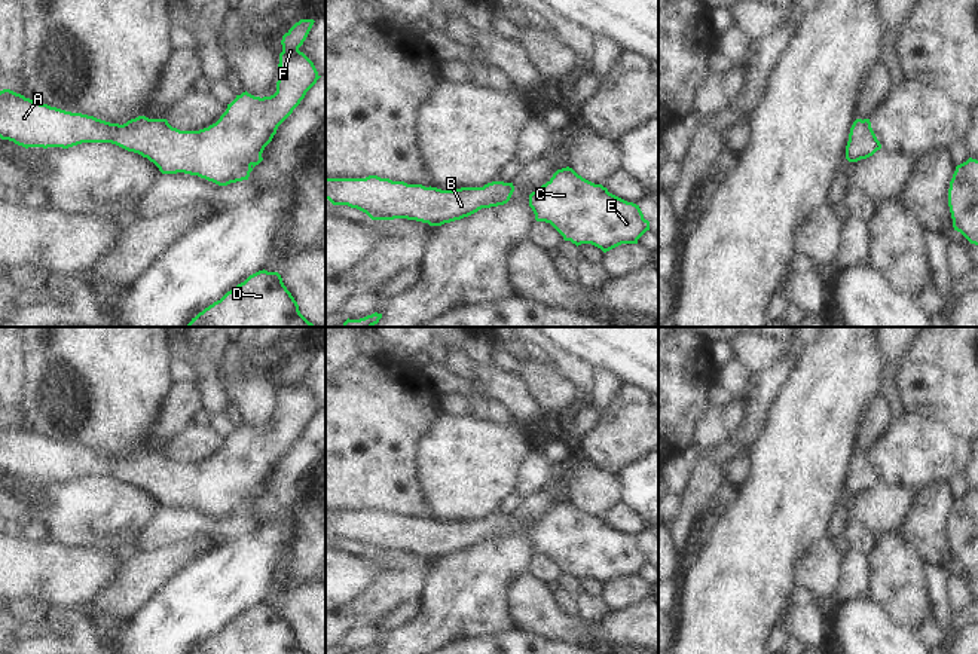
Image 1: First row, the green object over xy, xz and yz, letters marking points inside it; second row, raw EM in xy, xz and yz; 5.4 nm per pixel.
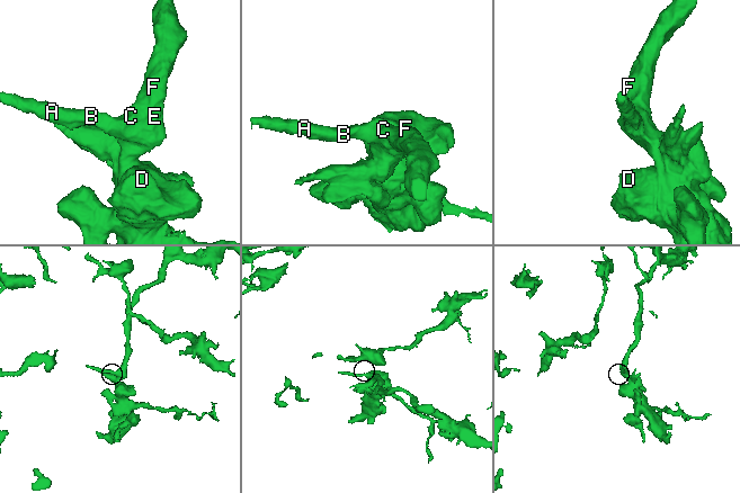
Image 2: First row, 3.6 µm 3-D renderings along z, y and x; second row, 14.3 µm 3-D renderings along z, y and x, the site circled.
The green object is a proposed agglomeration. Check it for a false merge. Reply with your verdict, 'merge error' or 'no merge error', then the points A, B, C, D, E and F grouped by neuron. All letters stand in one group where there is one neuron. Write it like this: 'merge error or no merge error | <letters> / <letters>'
no merge error | A B C D E F

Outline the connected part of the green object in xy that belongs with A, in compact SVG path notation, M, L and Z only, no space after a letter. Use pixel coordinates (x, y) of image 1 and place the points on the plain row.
M300 352L281 373L279 407L276 425L271 430L254 430L247 424L227 437L220 452L199 464L180 464L166 452L138 449L123 458L110 456L94 449L71 446L48 437L36 436L10 422L0 424L0 471L28 480L68 482L82 476L111 476L153 495L162 507L184 505L198 508L218 519L248 513L250 505L263 490L265 480L272 474L278 459L293 446L306 425L321 410L314 395L299 383L306 373L314 352Z

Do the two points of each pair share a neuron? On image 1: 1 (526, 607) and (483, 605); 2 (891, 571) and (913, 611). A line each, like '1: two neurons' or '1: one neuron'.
1: two neurons
2: one neuron

